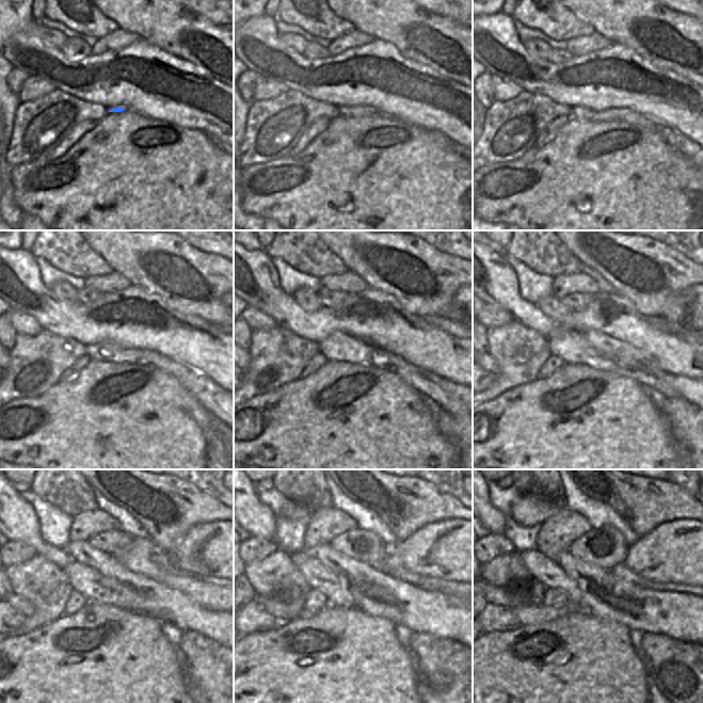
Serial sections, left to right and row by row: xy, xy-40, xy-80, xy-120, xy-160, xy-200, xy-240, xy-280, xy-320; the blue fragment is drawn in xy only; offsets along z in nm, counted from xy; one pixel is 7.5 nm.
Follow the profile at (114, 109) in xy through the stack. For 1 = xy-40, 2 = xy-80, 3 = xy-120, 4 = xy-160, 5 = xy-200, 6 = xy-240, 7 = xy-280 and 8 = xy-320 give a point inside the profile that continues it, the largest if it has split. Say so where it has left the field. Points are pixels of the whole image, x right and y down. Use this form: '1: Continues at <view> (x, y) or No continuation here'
1: Continues at xy-40 (357, 111)
2: Continues at xy-80 (689, 149)
3: Continues at xy-120 (211, 396)
4: Continues at xy-160 (338, 347)
5: Continues at xy-200 (572, 347)
6: Continues at xy-240 (85, 580)
7: Continues at xy-280 (318, 577)
8: Continues at xy-320 (543, 570)

